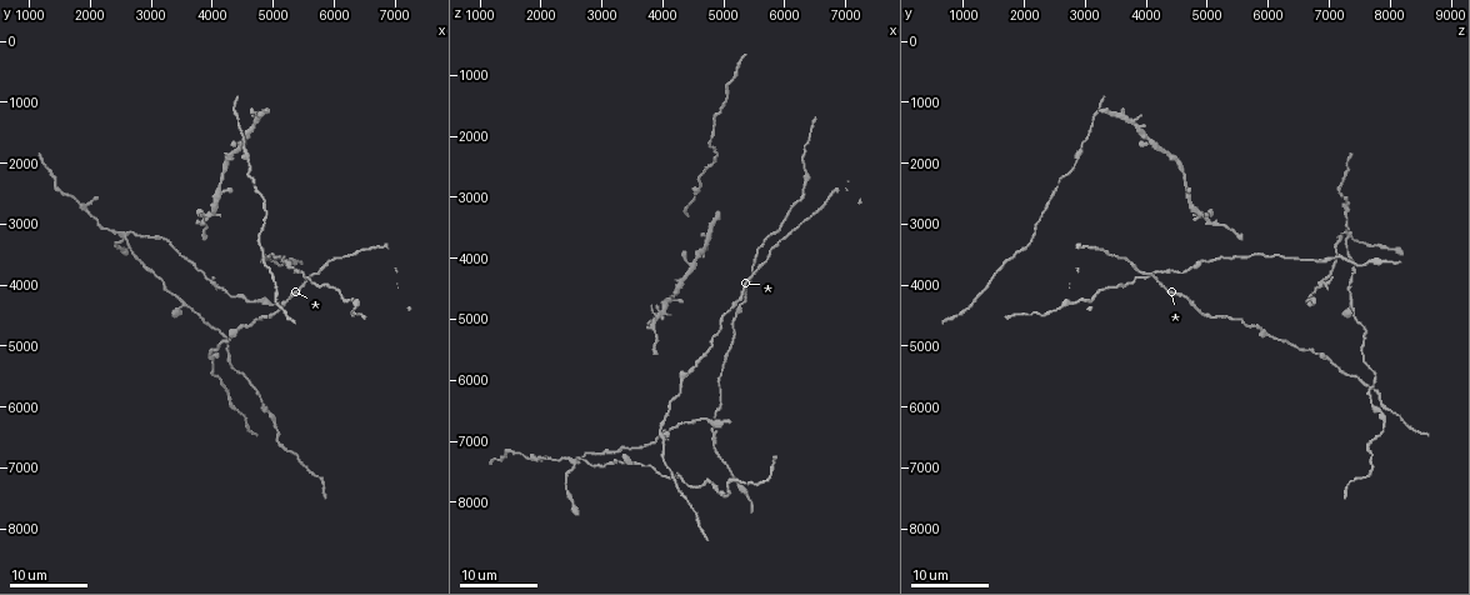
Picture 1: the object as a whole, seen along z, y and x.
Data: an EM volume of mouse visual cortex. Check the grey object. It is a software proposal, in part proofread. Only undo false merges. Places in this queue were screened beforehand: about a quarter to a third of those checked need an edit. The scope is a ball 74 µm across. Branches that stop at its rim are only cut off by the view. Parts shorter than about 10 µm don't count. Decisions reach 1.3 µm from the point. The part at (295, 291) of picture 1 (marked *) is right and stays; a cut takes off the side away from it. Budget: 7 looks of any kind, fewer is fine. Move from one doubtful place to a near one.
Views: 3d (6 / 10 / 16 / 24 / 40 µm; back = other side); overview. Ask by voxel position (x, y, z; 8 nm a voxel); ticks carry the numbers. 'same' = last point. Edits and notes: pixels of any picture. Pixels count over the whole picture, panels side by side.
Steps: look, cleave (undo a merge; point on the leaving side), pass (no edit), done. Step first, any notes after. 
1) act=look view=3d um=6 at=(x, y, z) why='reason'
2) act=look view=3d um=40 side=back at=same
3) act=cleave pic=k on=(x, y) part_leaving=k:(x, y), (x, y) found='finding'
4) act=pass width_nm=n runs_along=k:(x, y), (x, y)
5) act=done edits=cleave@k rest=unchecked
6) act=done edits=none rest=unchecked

act=look view=3d um=16 at=(3450, 4300, 7400) why='thick turns thin'

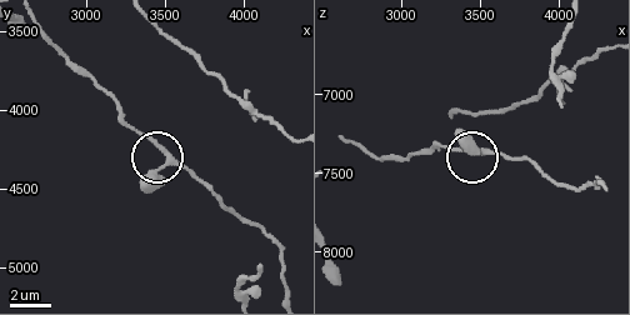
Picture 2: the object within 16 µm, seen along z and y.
act=look view=3d um=6 at=same why='closer look'

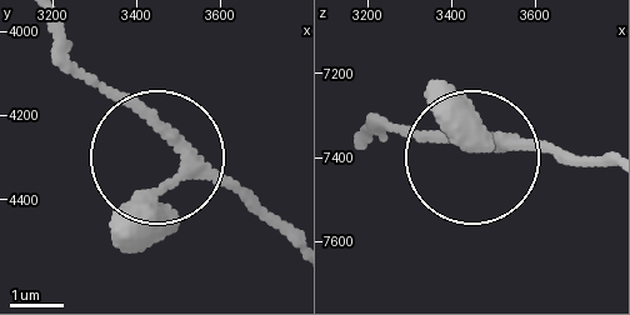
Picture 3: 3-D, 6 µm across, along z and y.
act=pass found='all the same cell'

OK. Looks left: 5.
act=look view=3d um=24 at=(3950, 5150, 6750) why='a narrow waist'

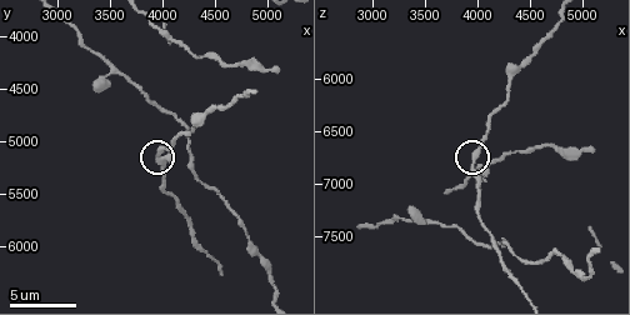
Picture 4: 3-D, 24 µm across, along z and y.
act=look view=3d um=10 at=(3960, 5140, 6820) why='closer look'

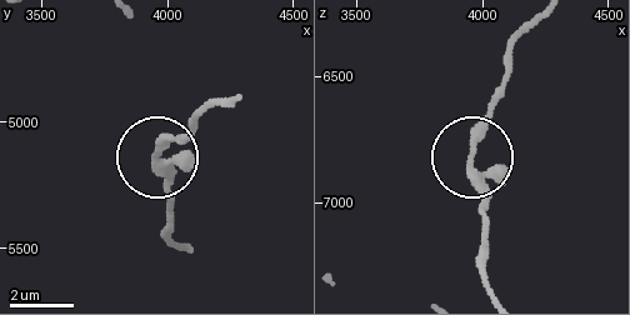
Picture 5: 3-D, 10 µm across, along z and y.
act=look view=3d um=10 side=back at=(3950, 5120, 6800) why='from behind'

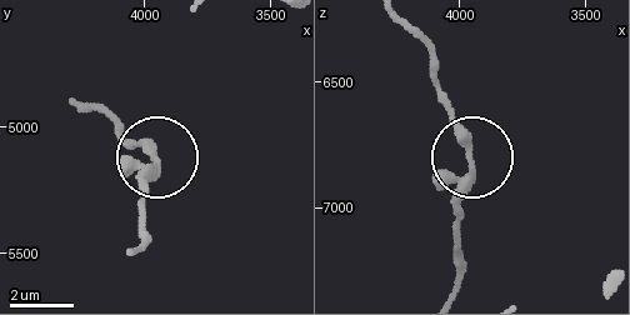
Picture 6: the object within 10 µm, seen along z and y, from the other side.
act=pass width_nm=240 runs_along=6:(403, 23), (429, 55), (473, 168), (459, 221) found='continuous, no second cell'

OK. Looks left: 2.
act=look view=3d um=24 at=(2550, 3200, 7350) why='four-way junction'

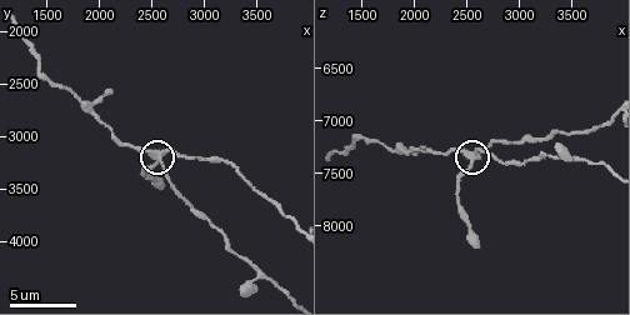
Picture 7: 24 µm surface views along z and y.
act=look view=3d um=10 at=(2560, 3160, 7340)

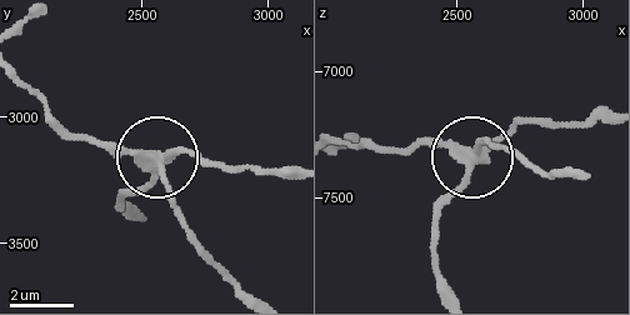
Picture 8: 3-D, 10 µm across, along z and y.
act=cleave pic=8 on=(195, 150) side_arm_um=17 part_leaving=8:(155, 156), (193, 150), (216, 164), (290, 173) found='two cells meet here'

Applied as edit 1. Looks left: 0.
act=done edits=cleave@8 rest=unchecked

